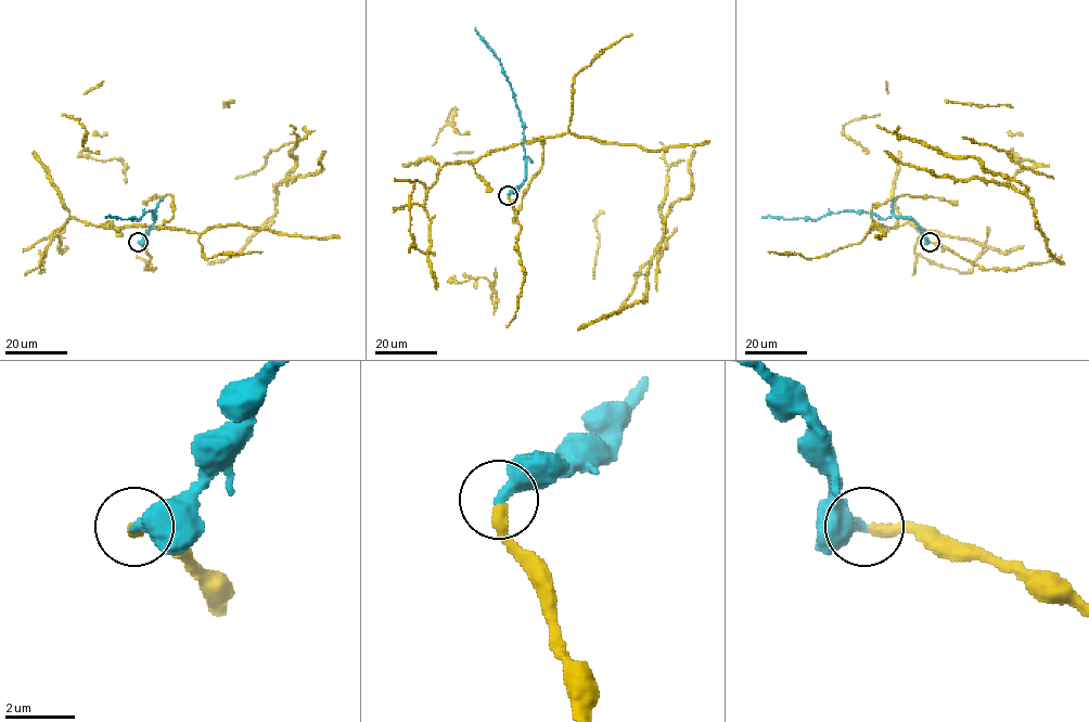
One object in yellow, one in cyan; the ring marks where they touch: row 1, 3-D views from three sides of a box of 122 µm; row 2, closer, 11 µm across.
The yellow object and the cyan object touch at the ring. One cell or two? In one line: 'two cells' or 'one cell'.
one cell

